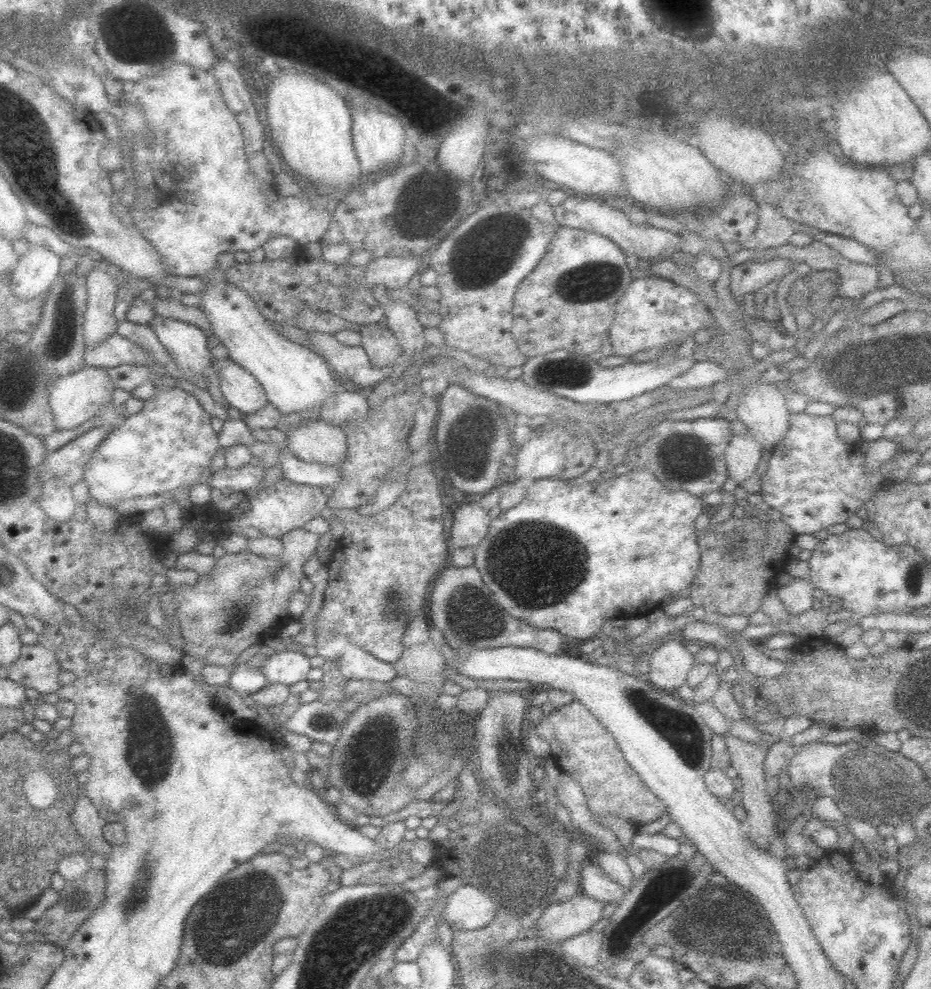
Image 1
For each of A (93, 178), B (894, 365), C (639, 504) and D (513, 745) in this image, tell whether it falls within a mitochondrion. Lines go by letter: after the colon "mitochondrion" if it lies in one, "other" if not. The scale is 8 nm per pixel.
A: other
B: mitochondrion
C: other
D: other

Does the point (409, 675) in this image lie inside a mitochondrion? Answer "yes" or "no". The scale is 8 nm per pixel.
no

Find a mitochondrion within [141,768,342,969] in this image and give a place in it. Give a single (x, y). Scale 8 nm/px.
(245, 911)

